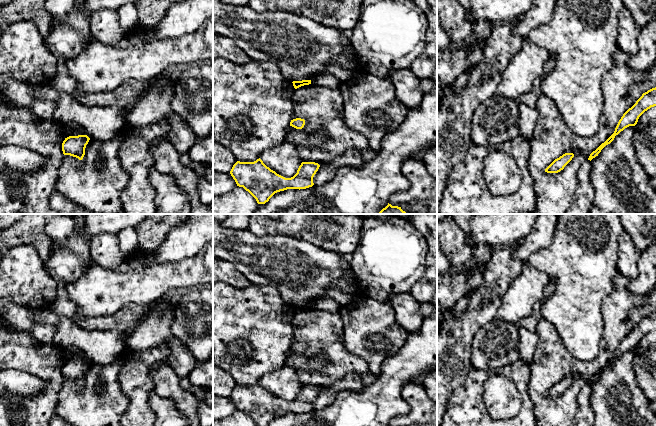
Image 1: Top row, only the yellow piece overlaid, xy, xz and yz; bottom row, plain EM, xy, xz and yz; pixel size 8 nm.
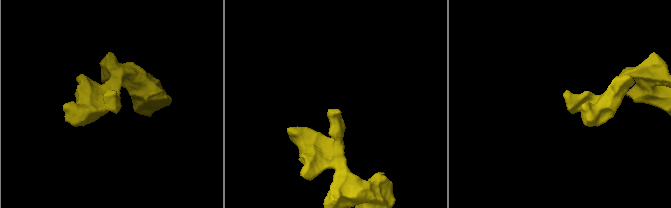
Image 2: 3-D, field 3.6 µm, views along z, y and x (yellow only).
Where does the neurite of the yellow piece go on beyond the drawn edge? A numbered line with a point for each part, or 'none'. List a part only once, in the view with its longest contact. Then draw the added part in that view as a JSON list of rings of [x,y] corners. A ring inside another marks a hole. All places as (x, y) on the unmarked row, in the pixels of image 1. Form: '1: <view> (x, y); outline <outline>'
none

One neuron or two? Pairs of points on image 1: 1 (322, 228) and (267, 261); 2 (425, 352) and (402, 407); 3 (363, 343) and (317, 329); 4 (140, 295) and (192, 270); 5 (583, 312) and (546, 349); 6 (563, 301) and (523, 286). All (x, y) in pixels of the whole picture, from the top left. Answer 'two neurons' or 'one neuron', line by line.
1: two neurons
2: one neuron
3: two neurons
4: one neuron
5: two neurons
6: two neurons

